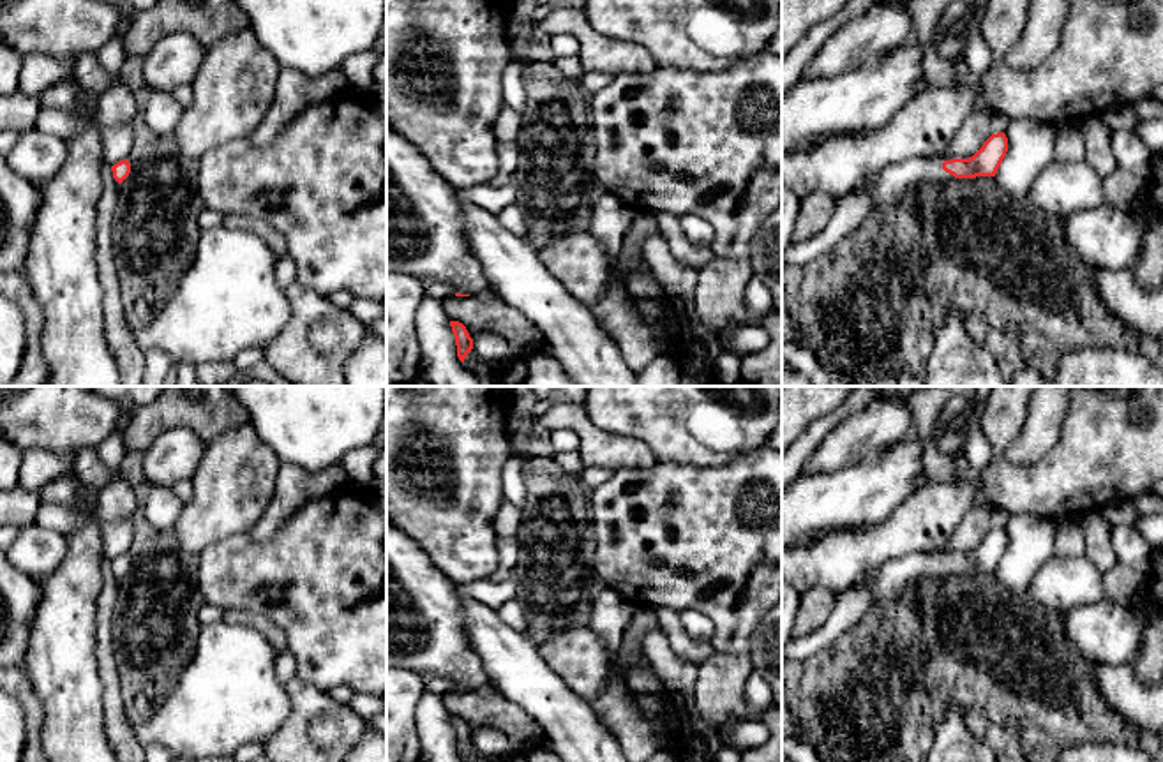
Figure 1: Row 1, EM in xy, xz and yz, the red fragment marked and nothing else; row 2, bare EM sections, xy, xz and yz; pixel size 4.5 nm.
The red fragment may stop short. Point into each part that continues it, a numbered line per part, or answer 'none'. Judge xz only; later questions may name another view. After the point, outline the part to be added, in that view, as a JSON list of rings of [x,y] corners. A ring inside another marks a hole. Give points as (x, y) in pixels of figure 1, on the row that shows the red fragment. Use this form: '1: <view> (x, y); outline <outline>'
none

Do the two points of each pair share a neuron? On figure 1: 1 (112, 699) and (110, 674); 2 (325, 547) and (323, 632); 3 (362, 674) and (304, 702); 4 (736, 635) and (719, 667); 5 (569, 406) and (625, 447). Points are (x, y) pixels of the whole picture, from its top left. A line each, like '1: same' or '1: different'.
1: same
2: same
3: different
4: different
5: same

